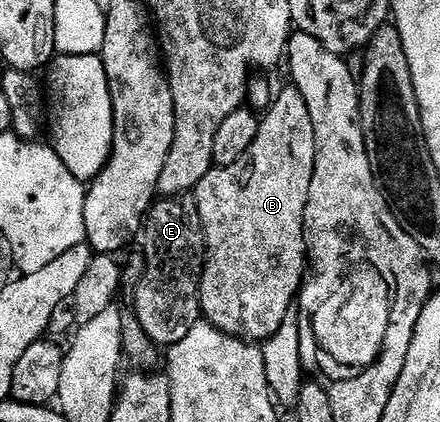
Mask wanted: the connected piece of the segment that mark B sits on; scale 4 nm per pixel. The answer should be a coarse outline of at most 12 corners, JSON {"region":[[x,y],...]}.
{"region":[[277,90],[193,190],[202,317],[265,343],[308,273],[316,131]]}

